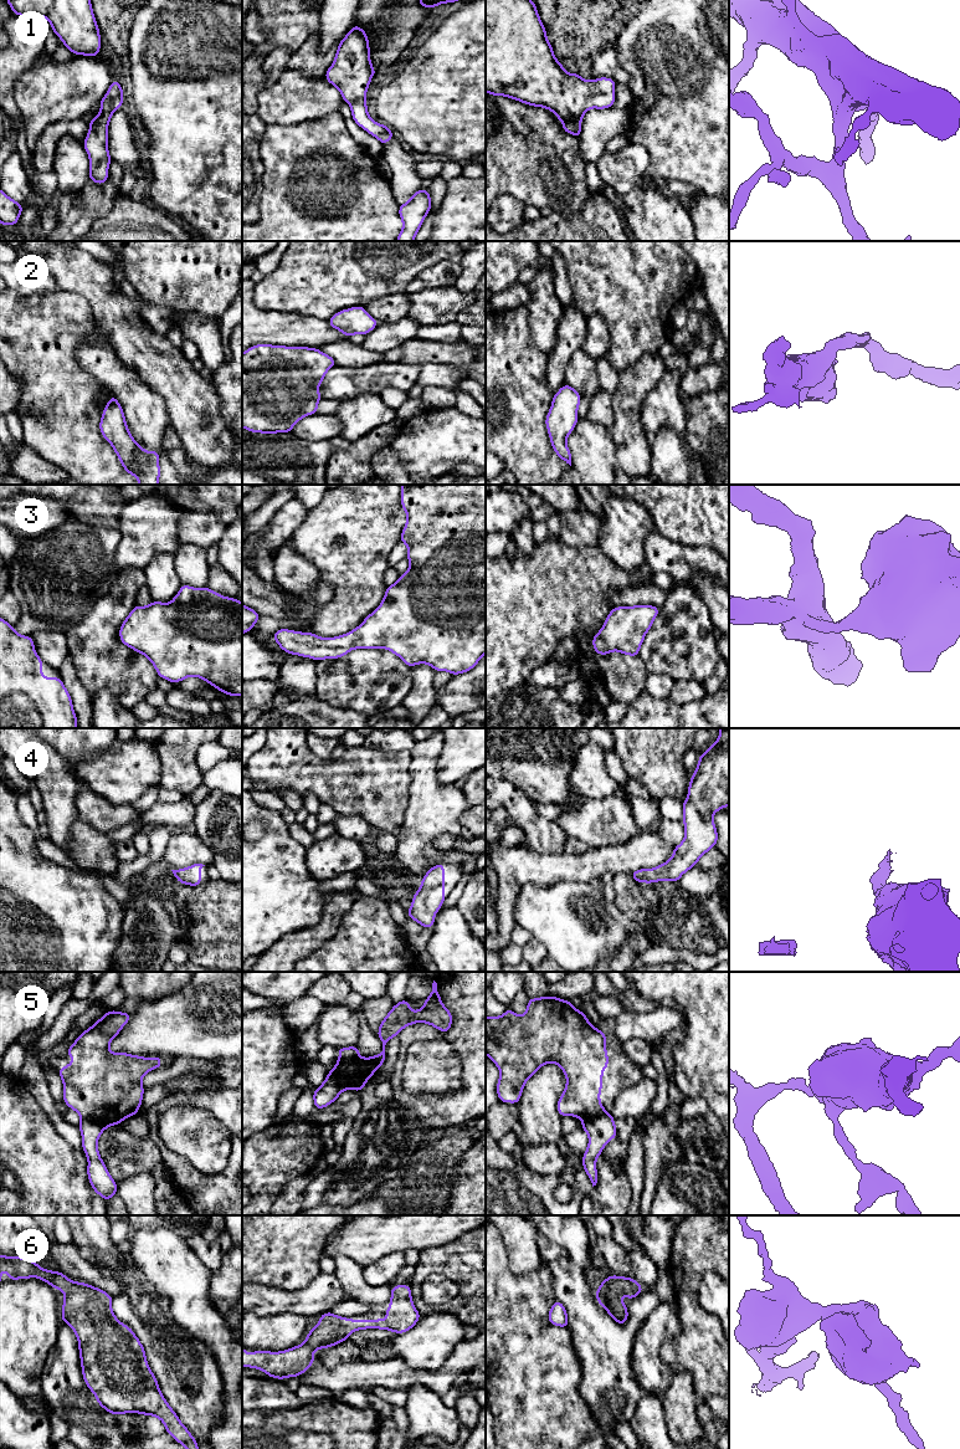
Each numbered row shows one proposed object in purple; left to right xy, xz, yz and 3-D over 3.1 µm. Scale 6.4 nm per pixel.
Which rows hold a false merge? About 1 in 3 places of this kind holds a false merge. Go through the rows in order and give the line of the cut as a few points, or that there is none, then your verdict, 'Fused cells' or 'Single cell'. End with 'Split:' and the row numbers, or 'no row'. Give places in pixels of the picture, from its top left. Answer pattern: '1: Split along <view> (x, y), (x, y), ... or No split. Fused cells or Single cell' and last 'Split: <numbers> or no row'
1: No split. Single cell
2: No split. Single cell
3: No split. Single cell
4: No split. Single cell
5: Split along yz (609, 1112), (583, 1121). Fused cells
6: No split. Single cell
Split: 5

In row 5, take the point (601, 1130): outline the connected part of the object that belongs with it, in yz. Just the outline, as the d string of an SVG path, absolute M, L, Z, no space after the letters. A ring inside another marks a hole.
M604 1113L592 1120L585 1120L581 1127L589 1136L589 1146L584 1152L581 1163L594 1187L599 1181L596 1158L601 1154L604 1147L612 1138L617 1137L617 1130L615 1118L610 1113Z

